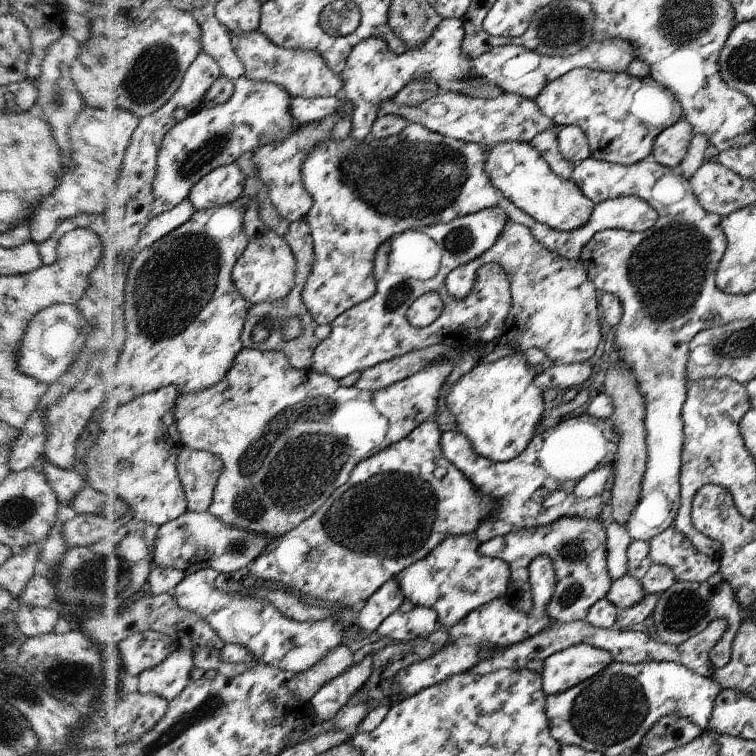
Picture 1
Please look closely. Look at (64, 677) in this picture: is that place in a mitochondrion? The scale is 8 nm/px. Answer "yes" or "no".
yes

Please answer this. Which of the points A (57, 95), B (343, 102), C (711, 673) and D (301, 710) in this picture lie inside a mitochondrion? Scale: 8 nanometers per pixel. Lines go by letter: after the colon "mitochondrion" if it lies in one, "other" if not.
A: mitochondrion
B: other
C: other
D: other

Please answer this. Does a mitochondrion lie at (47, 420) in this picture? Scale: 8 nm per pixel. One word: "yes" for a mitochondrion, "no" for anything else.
no

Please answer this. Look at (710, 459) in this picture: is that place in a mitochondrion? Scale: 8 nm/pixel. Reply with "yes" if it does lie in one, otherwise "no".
yes

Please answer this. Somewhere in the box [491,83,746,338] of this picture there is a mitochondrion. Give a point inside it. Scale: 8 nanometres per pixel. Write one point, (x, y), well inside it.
(667, 272)

